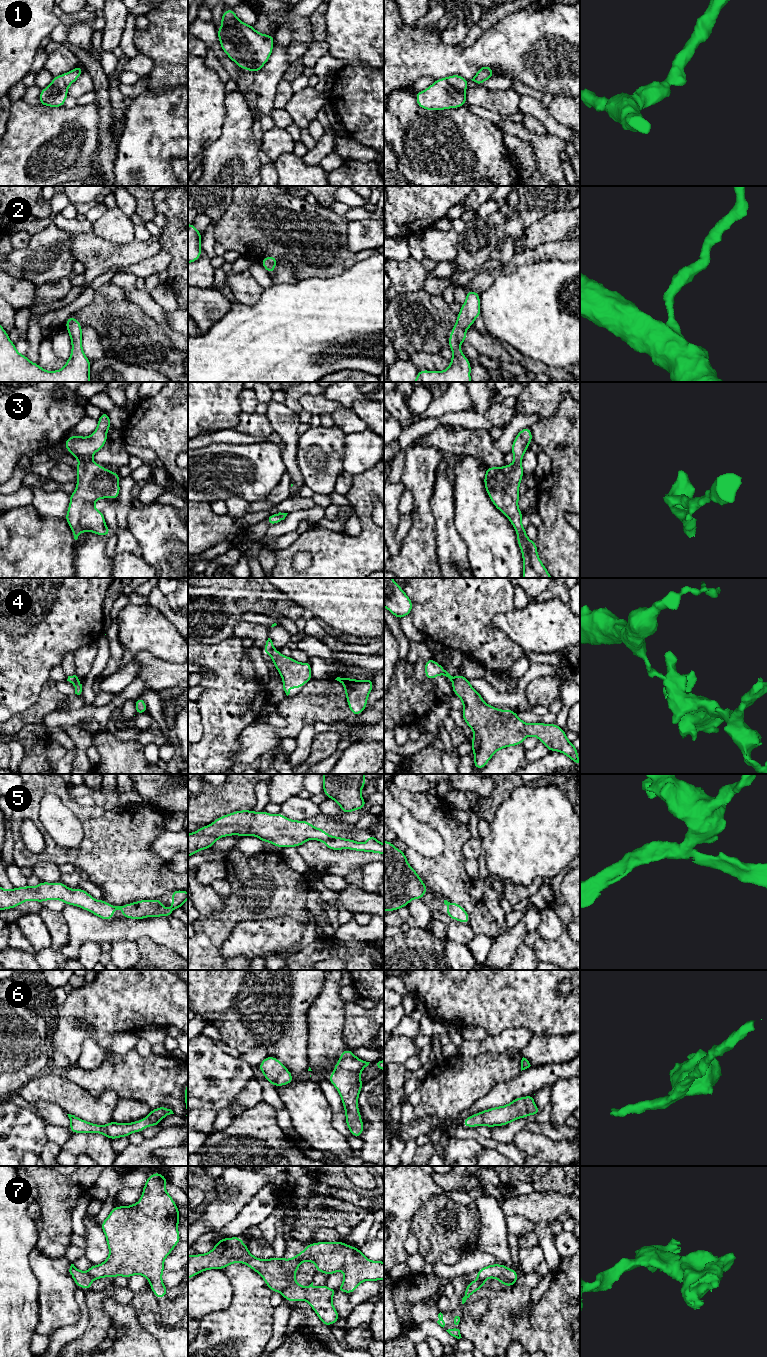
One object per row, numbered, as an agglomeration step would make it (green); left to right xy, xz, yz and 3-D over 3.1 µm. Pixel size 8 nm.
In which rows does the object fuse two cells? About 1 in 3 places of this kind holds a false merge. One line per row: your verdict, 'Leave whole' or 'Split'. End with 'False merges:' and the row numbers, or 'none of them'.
1: Leave whole
2: Leave whole
3: Leave whole
4: Split
5: Leave whole
6: Leave whole
7: Split
False merges: 4, 7

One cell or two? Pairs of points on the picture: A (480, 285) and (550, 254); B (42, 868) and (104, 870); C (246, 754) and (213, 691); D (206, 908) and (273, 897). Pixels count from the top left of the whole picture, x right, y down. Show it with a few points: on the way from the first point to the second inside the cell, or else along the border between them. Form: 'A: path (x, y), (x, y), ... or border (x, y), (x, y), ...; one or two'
A: path (497, 273), (510, 268), (520, 259), (533, 256); one
B: border (57, 865), (51, 862), (37, 862), (33, 866); two
C: border (253, 722), (240, 734), (233, 763); two
D: border (222, 899), (220, 910), (201, 914); two

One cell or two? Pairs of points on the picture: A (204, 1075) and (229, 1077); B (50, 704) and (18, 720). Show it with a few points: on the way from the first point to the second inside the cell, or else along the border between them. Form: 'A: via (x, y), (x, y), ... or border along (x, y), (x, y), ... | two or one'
A: via (210, 1075), (213, 1077), (223, 1077) | one
B: via (42, 707), (34, 715), (26, 717) | one

